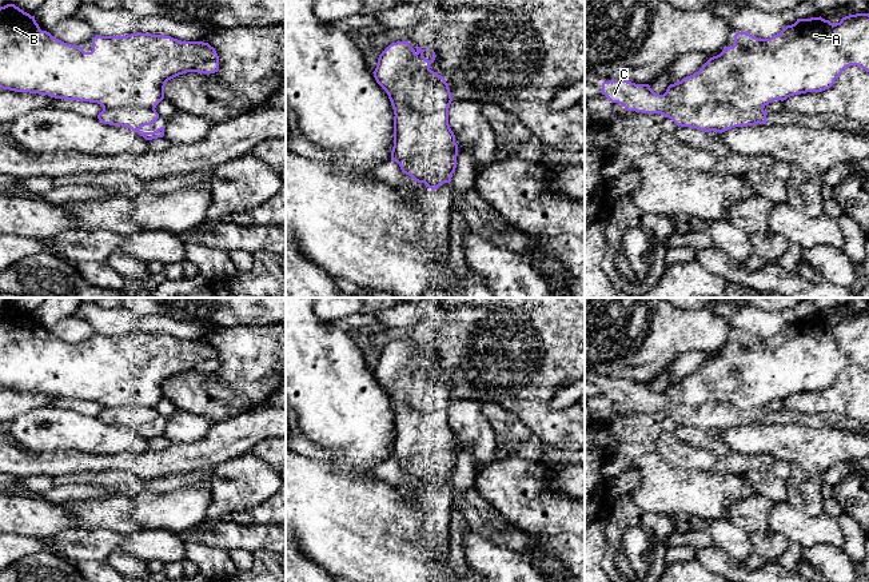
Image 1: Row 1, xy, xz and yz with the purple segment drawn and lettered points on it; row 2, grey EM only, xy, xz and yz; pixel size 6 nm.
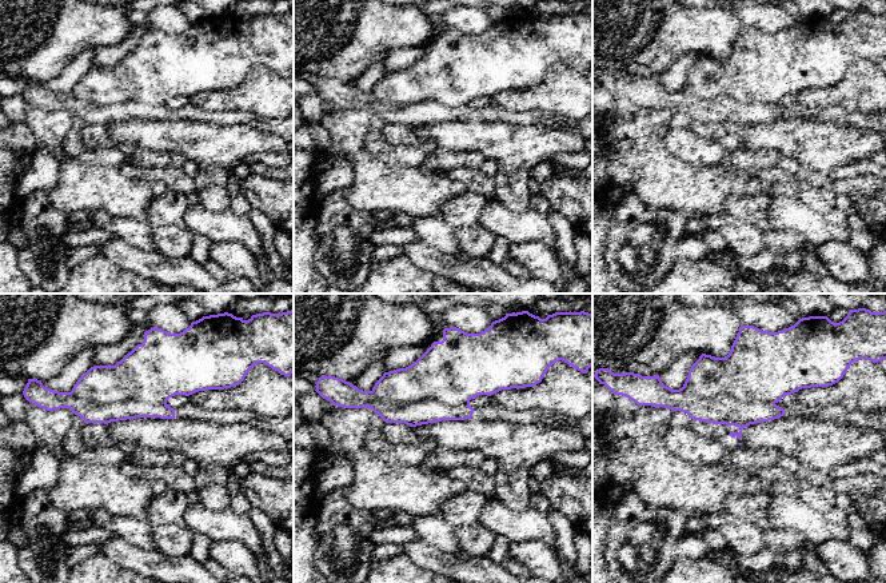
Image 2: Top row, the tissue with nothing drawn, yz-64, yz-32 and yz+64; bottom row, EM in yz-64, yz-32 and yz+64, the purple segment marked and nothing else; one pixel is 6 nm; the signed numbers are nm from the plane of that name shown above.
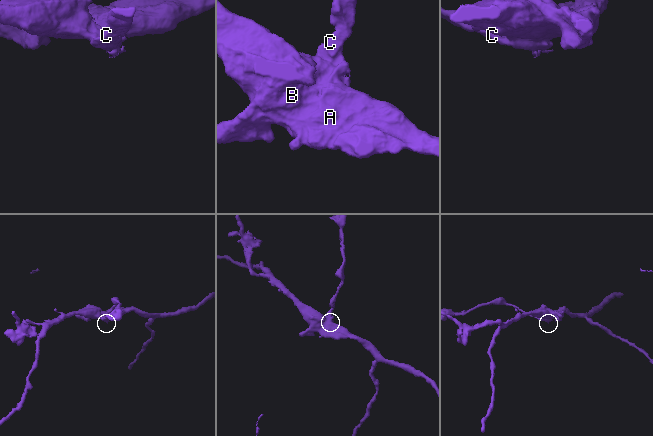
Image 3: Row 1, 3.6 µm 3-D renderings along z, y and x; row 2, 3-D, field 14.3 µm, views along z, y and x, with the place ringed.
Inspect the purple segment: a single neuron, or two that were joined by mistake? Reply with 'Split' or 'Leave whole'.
Split

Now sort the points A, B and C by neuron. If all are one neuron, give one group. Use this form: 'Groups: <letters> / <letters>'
Groups: A B / C

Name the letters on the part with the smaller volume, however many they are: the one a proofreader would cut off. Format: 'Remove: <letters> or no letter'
Remove: C

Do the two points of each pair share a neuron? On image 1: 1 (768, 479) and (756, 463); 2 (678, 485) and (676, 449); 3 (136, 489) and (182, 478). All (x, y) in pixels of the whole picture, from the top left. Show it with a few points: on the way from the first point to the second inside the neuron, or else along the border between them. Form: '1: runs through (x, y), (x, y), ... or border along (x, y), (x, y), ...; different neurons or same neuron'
1: border along (770, 469), (748, 470), (741, 475); different neurons
2: border along (656, 445), (660, 454), (677, 466), (708, 470); different neurons
3: border along (146, 481), (148, 490); different neurons

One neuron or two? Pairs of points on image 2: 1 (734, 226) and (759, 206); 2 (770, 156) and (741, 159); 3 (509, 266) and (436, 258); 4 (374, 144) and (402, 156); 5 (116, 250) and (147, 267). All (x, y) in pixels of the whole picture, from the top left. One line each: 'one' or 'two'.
1: two
2: one
3: two
4: one
5: one

